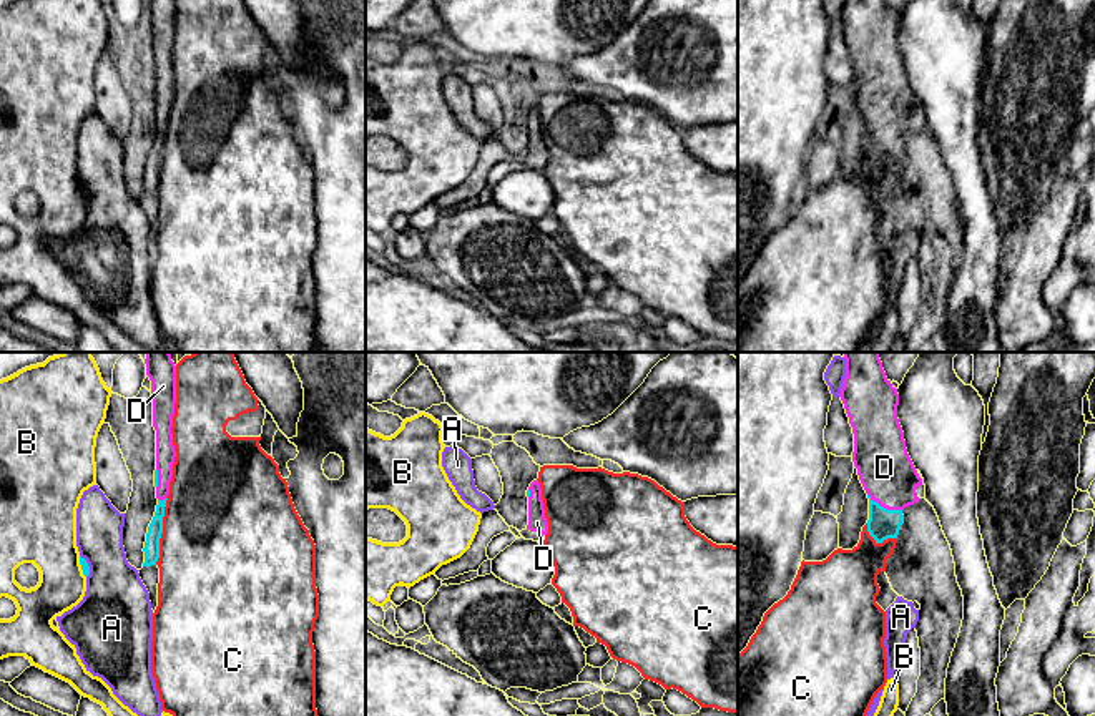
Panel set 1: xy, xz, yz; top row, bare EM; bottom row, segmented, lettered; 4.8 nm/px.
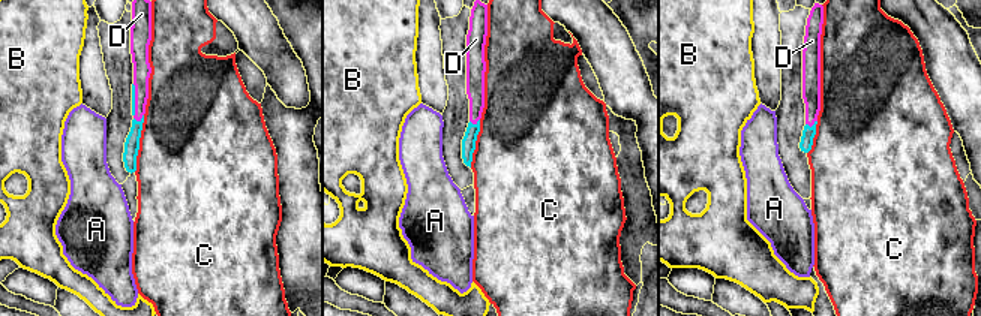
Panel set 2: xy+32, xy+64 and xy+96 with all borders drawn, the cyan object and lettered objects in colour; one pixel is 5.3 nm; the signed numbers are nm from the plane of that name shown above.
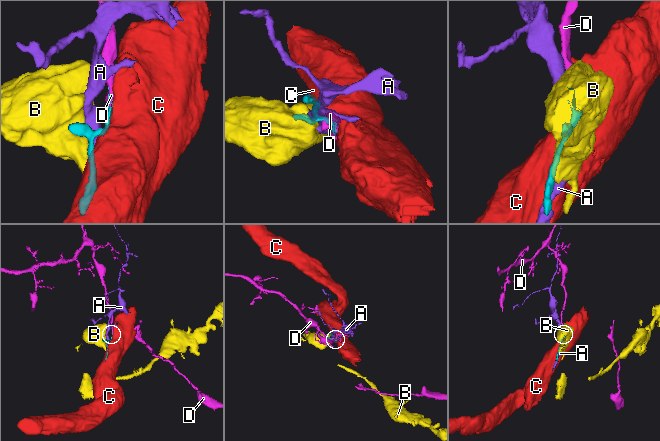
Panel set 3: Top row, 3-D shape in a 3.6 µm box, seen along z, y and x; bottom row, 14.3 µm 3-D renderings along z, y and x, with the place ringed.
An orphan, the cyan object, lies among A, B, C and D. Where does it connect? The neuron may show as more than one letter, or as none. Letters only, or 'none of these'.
D

